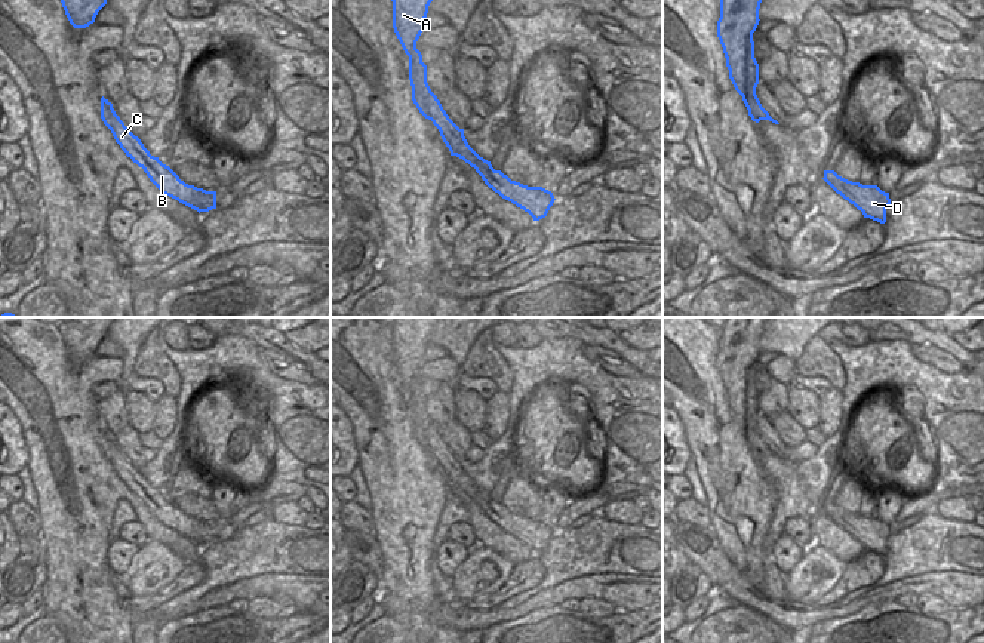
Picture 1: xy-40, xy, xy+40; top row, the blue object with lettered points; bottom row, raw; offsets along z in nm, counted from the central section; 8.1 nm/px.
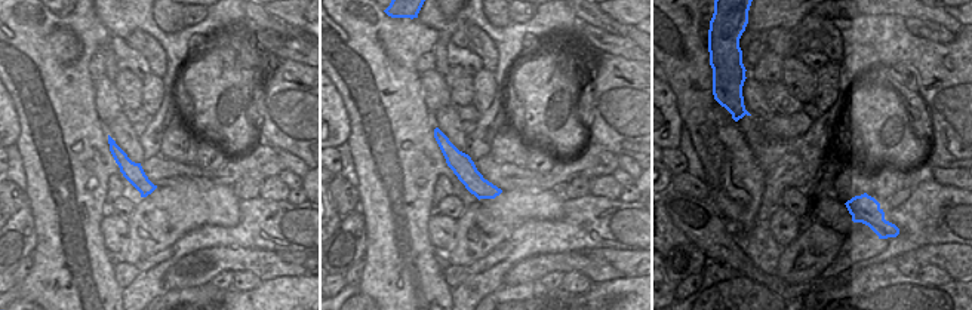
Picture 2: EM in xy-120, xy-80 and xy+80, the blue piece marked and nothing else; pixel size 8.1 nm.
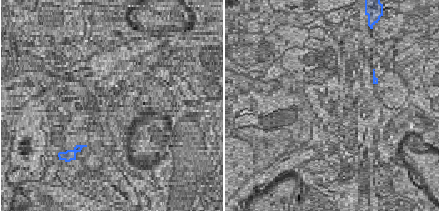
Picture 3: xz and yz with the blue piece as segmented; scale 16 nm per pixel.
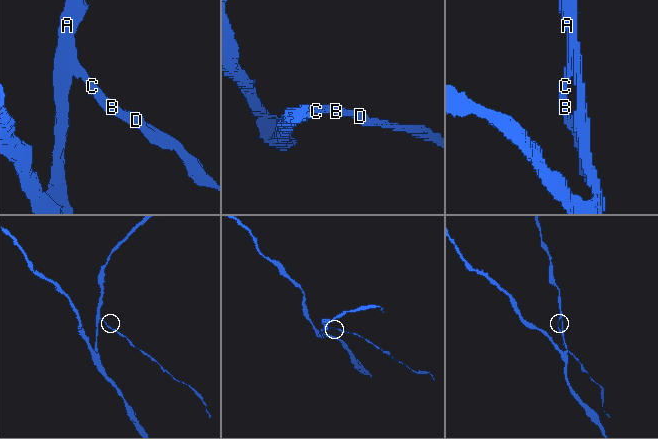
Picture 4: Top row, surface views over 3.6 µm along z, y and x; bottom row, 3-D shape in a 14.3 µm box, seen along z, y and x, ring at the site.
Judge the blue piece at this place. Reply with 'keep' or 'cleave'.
cleave

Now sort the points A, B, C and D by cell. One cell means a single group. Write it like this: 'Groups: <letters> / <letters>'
Groups: A / B C D

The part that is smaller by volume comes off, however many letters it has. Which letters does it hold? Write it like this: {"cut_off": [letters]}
{"cut_off": ["B", "C", "D"]}

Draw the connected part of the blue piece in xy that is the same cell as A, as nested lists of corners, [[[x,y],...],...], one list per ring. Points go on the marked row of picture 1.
[[[391,0],[393,1],[393,28],[409,56],[409,80],[412,86],[412,101],[419,113],[428,119],[424,101],[430,96],[431,89],[427,83],[427,65],[416,49],[416,41],[424,28],[428,6],[433,0]]]

